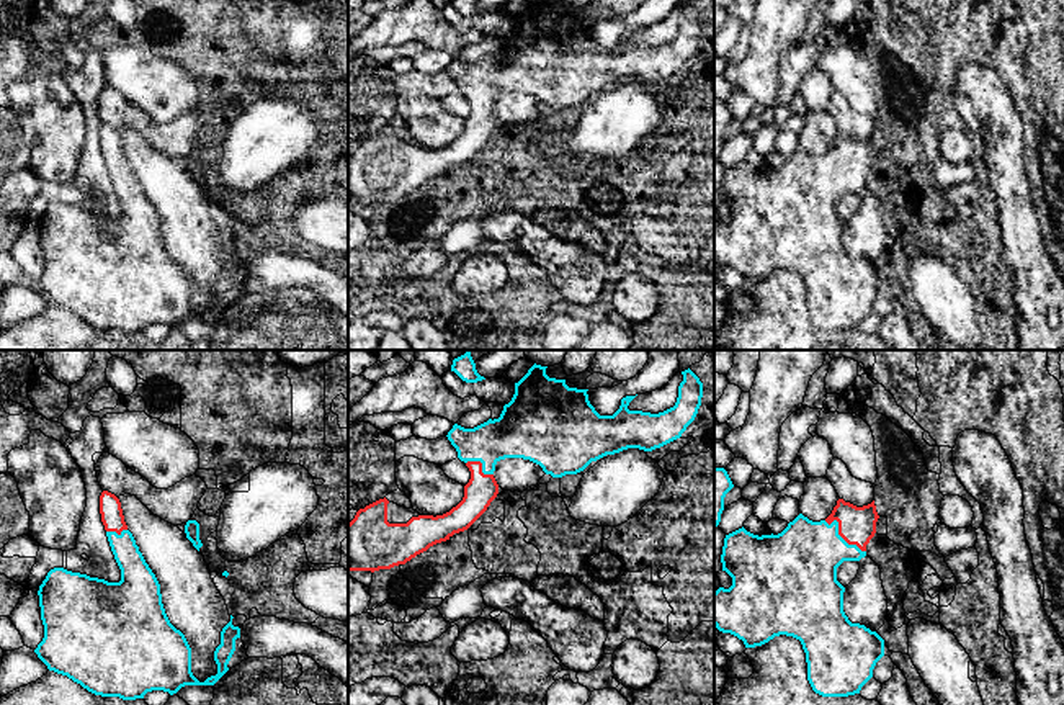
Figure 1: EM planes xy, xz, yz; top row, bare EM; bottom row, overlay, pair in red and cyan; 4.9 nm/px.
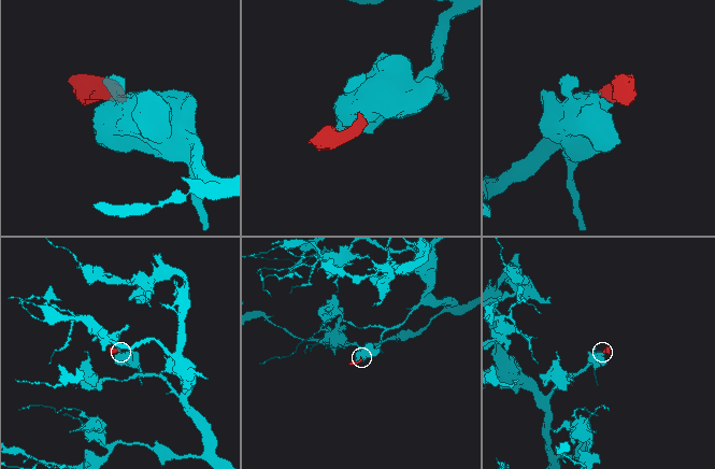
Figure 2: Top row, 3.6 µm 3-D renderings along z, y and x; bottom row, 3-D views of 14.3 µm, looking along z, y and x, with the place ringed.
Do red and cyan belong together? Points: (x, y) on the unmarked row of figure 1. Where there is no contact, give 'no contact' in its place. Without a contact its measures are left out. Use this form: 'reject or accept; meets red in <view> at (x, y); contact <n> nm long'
accept; meets red in yz at (840, 169); contact 260 nm long

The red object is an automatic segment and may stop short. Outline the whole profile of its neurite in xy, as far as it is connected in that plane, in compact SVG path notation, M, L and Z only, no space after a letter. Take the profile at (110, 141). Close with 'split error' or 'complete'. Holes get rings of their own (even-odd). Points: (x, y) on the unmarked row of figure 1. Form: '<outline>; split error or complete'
M103 124L100 147L121 214L108 216L64 201L51 203L38 224L44 258L44 272L34 283L38 291L49 304L101 330L136 334L152 324L173 329L185 319L214 319L229 304L235 273L240 272L240 262L232 258L234 250L222 262L221 278L214 285L217 308L199 316L191 306L191 281L165 247L160 218L127 164L119 132Z; split error

